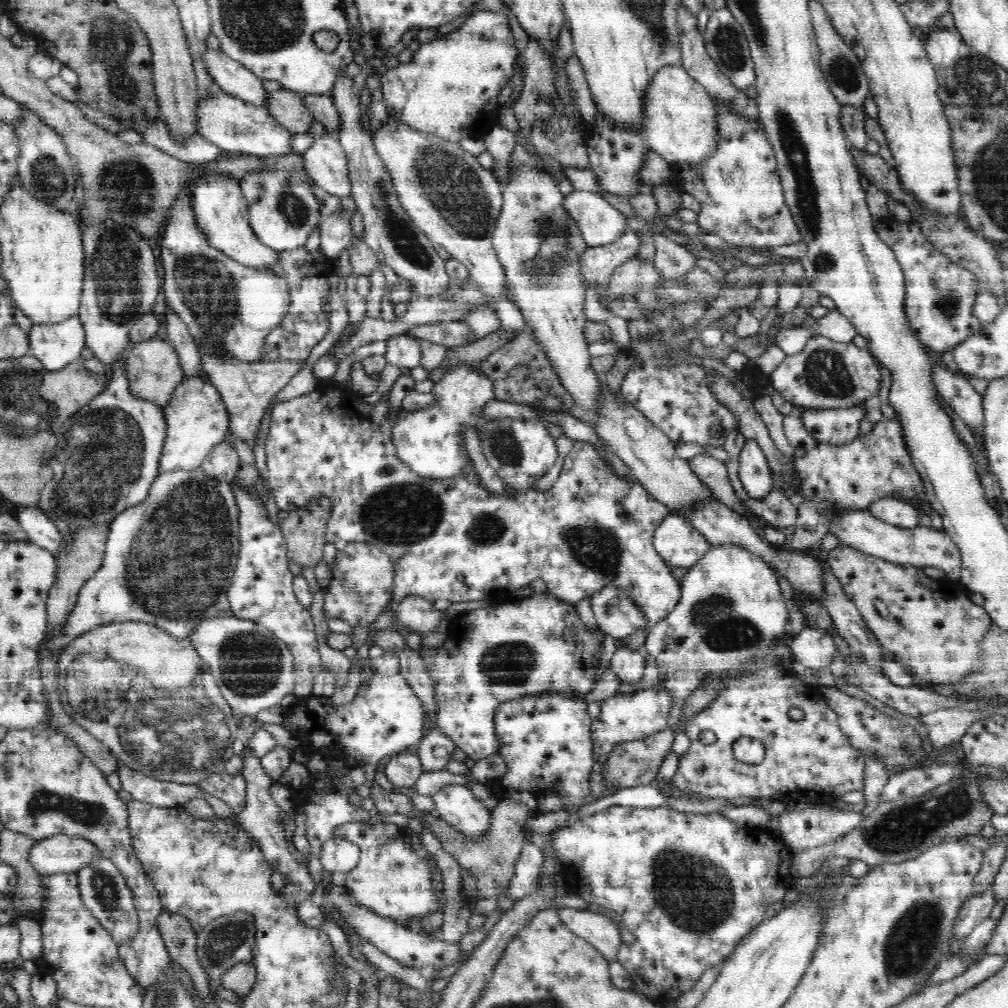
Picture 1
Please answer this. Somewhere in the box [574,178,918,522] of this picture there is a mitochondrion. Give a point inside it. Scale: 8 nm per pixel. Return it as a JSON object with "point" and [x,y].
{"point":[826,372]}

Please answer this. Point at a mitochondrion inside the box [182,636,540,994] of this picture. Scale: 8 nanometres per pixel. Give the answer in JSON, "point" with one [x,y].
{"point":[229,936]}

